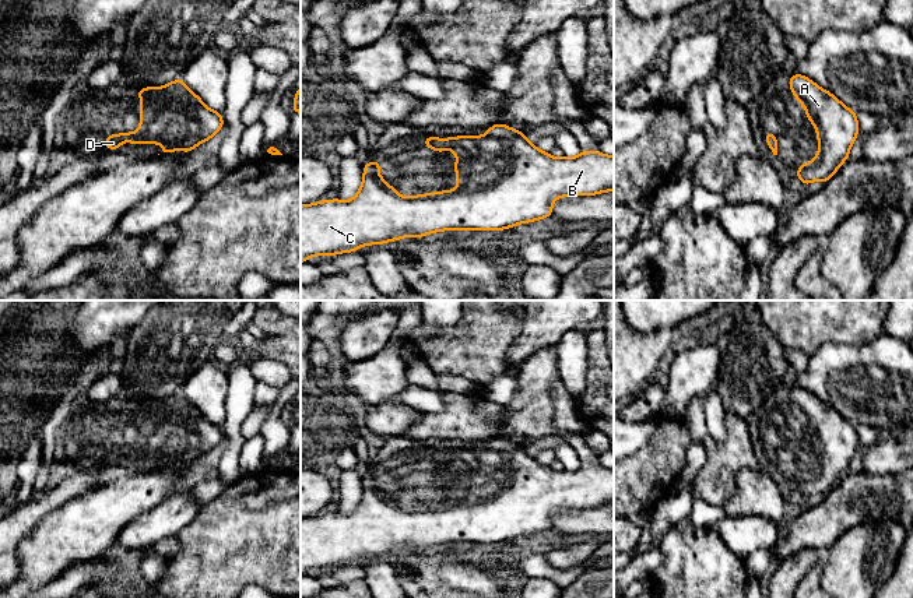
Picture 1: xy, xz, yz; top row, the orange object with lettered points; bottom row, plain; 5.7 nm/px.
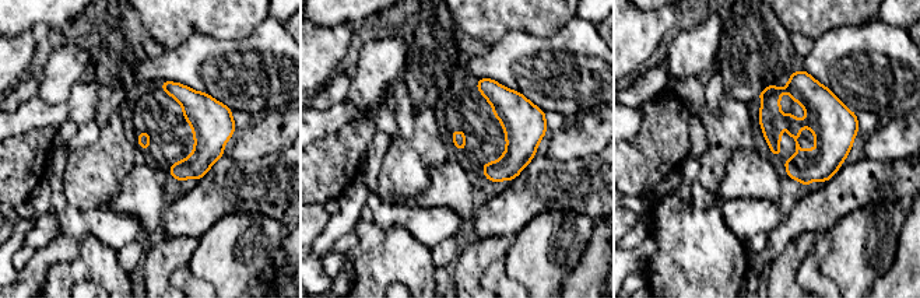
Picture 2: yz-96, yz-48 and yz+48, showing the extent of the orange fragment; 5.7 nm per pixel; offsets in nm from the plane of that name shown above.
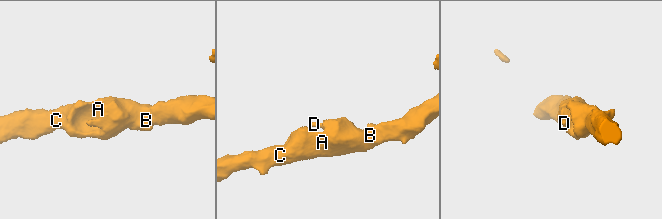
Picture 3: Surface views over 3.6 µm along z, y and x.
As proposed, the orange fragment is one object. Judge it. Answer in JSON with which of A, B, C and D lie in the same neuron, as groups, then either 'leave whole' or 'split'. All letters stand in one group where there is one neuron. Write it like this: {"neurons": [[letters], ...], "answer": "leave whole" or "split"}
{"neurons": [["A", "B", "C", "D"]], "answer": "leave whole"}

